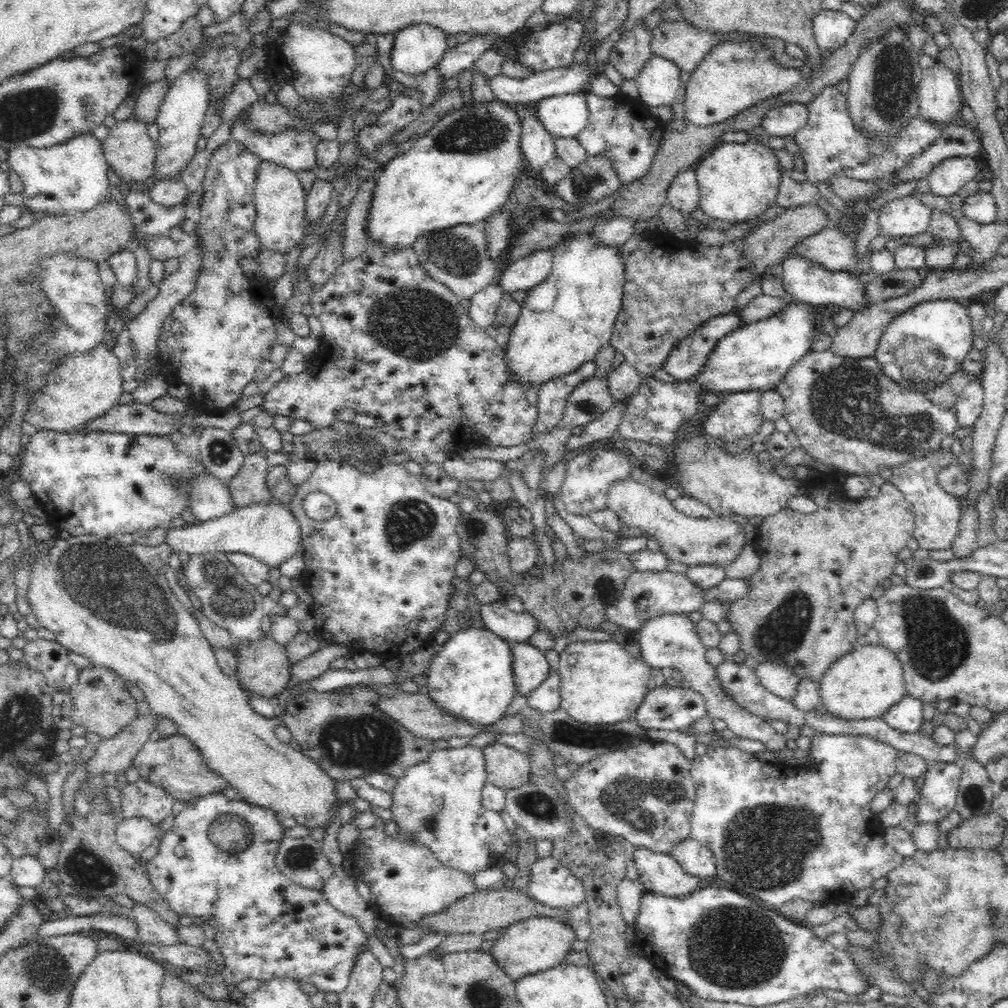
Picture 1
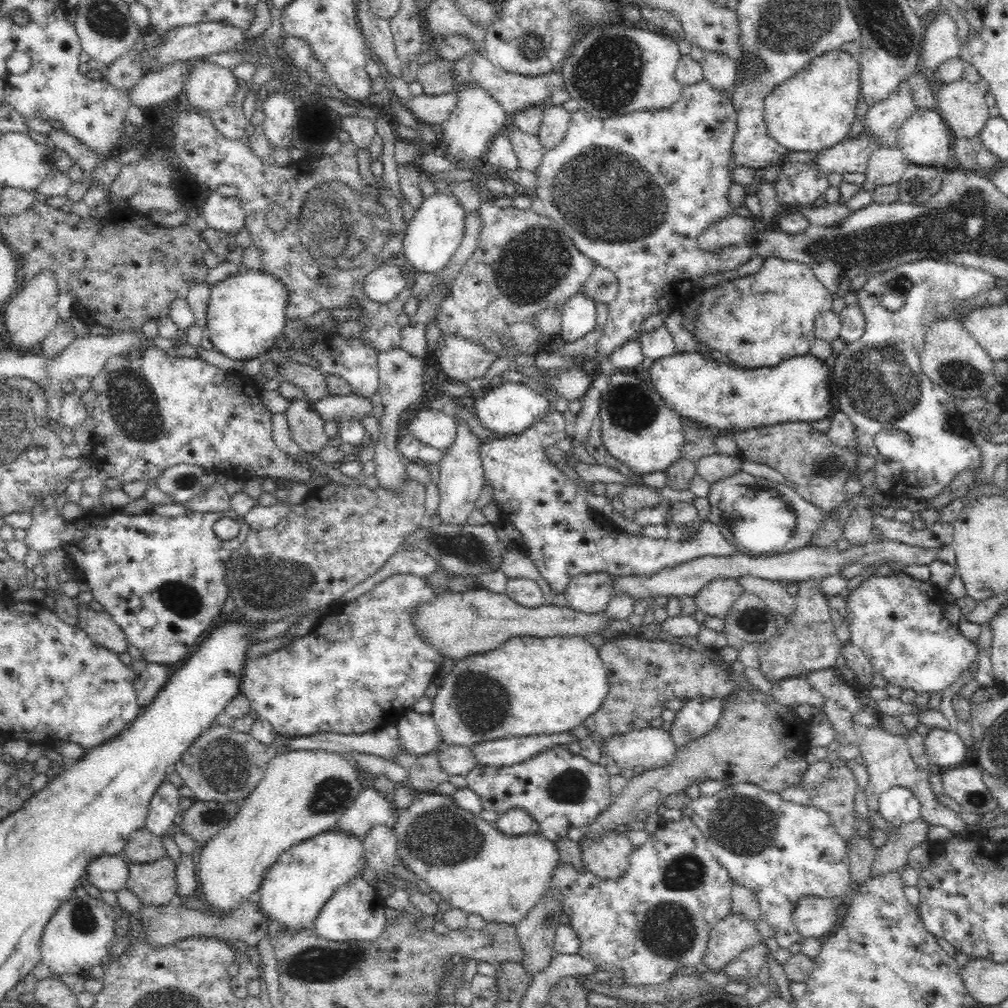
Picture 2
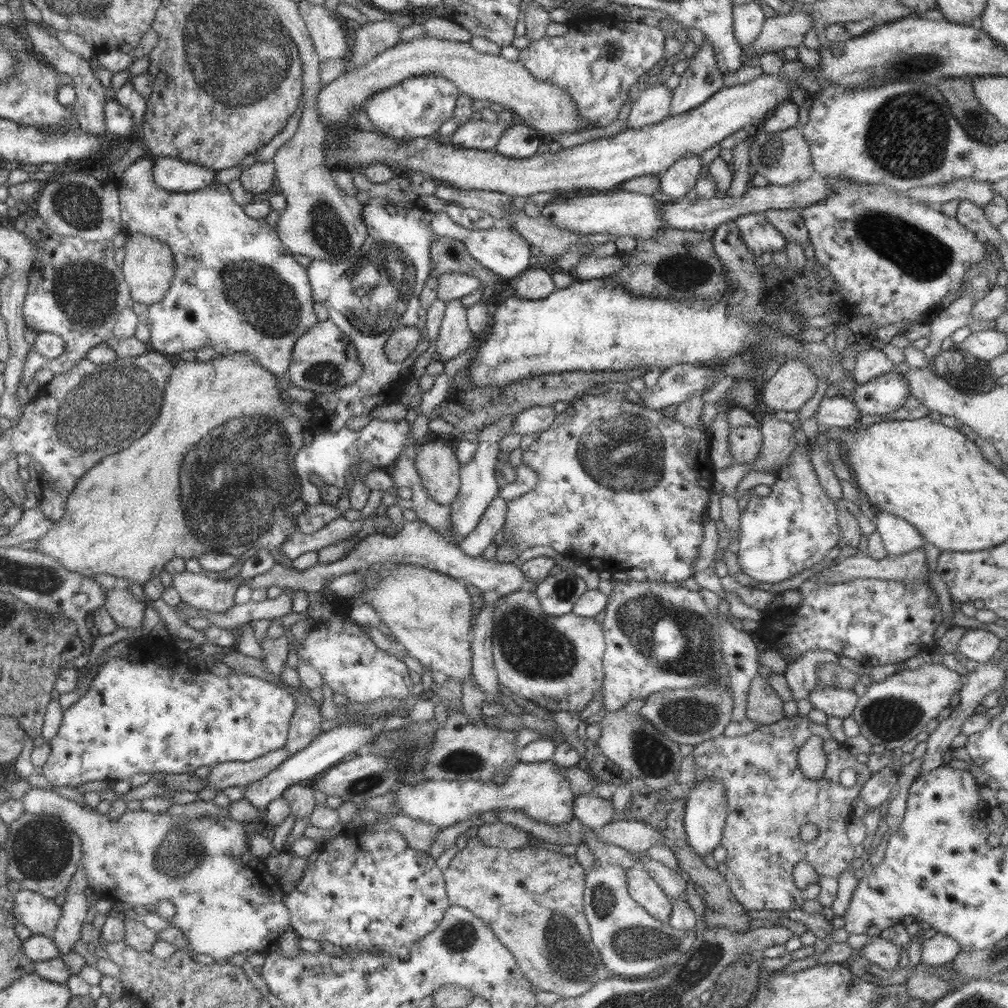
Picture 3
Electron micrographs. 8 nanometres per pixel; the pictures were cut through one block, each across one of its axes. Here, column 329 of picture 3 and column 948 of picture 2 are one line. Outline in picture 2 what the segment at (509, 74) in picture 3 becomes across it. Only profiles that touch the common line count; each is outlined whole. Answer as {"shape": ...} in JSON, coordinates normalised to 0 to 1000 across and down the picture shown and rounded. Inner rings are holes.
{"shape":[[[954,76],[946,81],[934,81],[928,90],[929,110],[941,126],[943,135],[947,138],[970,135],[982,115],[977,93],[968,82]]]}

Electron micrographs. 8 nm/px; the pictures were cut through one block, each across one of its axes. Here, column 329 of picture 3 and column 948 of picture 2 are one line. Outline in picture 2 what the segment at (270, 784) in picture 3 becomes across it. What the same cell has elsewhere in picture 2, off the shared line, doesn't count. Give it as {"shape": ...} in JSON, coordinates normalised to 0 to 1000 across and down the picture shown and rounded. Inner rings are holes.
{"shape":[[[927,721],[916,730],[921,754],[929,762],[944,762],[958,752],[960,740],[956,732],[947,725]]]}

